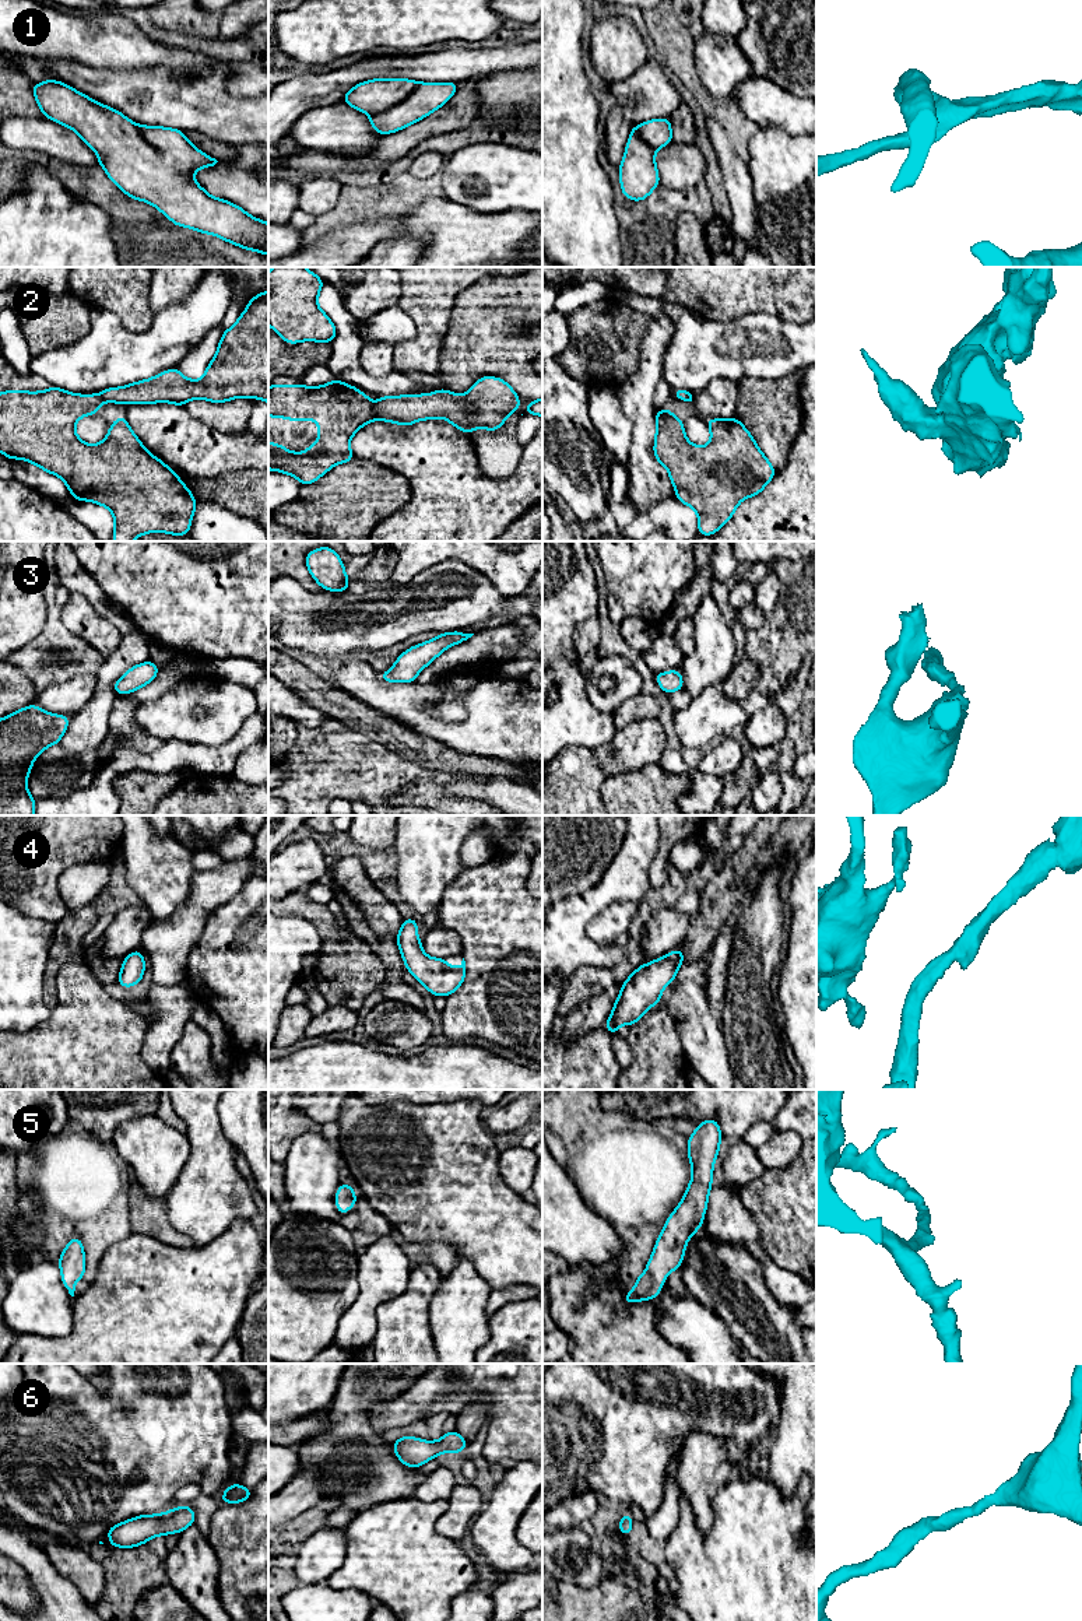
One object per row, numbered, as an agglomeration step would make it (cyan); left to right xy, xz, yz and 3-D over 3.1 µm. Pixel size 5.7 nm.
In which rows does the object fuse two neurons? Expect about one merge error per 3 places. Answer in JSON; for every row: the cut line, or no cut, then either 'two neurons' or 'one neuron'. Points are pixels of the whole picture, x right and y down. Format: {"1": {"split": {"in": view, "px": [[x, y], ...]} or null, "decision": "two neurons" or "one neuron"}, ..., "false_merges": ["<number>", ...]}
{"1": {"split": null, "decision": "one neuron"}, "2": {"split": {"in": "xz", "px": [[372, 406], [378, 418]]}, "decision": "two neurons"}, "3": {"split": null, "decision": "one neuron"}, "4": {"split": null, "decision": "one neuron"}, "5": {"split": null, "decision": "one neuron"}, "6": {"split": null, "decision": "one neuron"}, "false_merges": ["2"]}

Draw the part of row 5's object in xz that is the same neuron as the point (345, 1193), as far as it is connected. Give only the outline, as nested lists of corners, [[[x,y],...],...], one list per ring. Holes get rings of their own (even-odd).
[[[340,1183],[336,1194],[336,1207],[340,1215],[347,1214],[347,1211],[352,1206],[358,1206],[355,1196],[356,1196],[356,1192],[351,1187],[351,1185]]]

